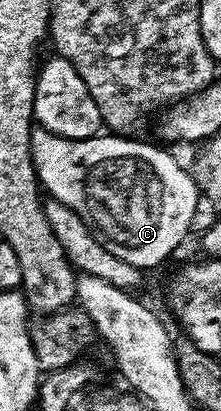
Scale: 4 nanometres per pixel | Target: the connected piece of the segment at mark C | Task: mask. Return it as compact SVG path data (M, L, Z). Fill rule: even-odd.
M41 128L31 129L30 132L30 155L34 158L34 172L38 175L38 181L50 193L49 197L56 202L62 202L65 206L70 206L77 210L78 214L86 221L87 226L102 239L103 246L112 252L120 260L128 260L128 264L139 268L146 266L158 266L182 241L186 238L186 233L190 230L190 225L194 222L194 217L198 214L198 198L200 199L200 187L194 181L194 175L189 169L186 170L169 154L166 150L161 150L158 146L153 146L150 142L137 142L134 136L123 136L113 132L102 132L97 136L88 138L62 138L58 134L53 134L50 130Z

